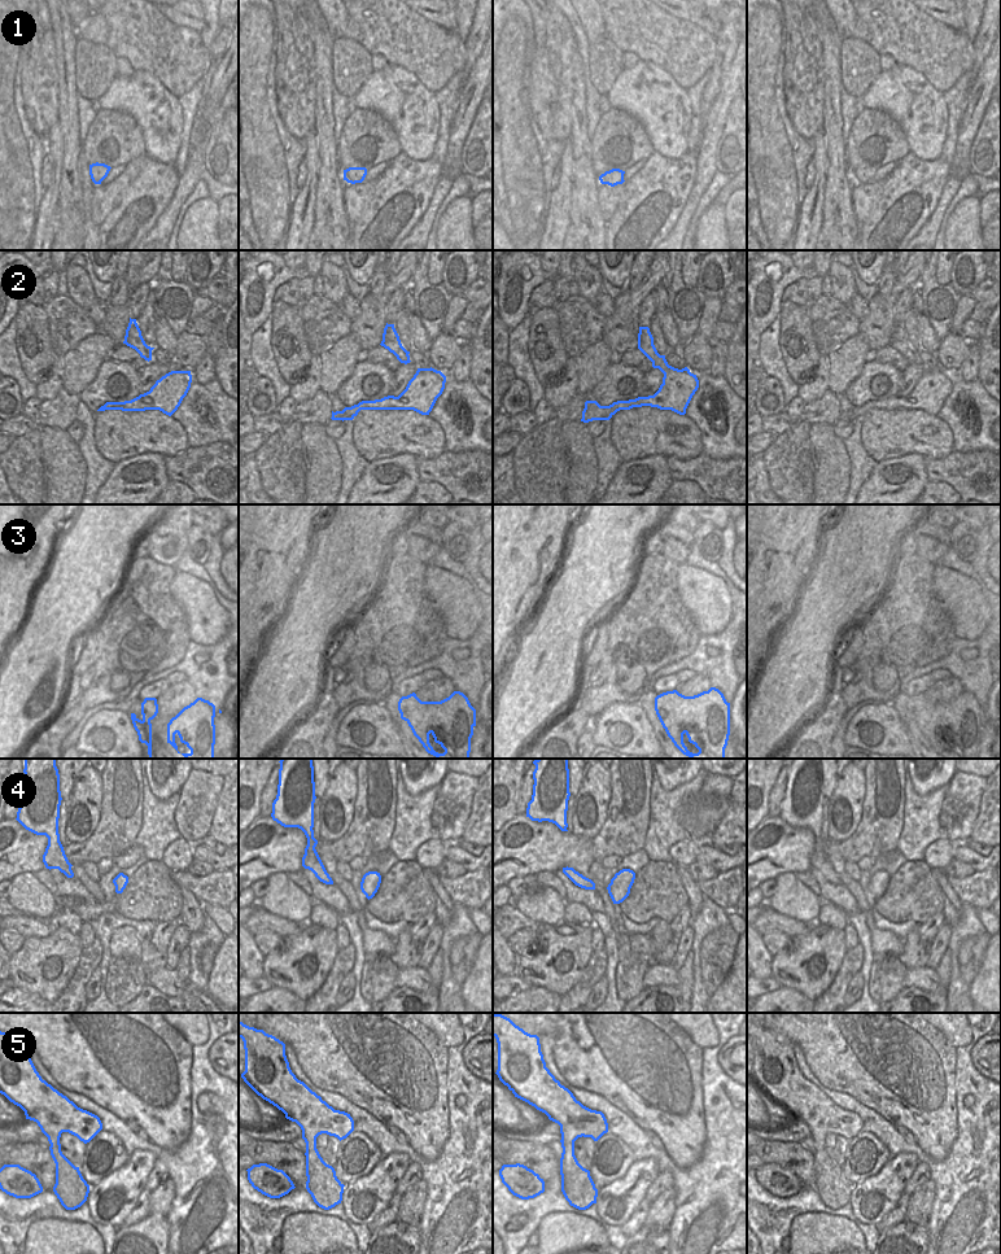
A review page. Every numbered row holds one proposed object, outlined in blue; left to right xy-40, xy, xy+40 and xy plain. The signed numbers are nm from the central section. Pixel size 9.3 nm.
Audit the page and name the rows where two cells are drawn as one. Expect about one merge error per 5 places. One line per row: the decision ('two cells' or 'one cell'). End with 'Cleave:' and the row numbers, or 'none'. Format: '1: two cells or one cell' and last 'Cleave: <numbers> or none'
1: one cell
2: two cells
3: one cell
4: one cell
5: one cell
Cleave: 2

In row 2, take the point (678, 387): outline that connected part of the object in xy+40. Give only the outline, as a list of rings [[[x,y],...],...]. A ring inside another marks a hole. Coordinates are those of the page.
[[[639,327],[638,349],[652,362],[654,368],[659,368],[664,373],[663,384],[654,396],[617,401],[612,403],[612,408],[617,412],[633,407],[651,406],[685,415],[692,396],[699,388],[696,375],[691,373],[687,367],[678,370],[669,366],[665,355],[657,353],[648,327]]]

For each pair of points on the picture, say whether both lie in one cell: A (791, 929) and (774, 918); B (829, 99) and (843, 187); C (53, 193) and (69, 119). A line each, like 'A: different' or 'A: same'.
A: same
B: same
C: different

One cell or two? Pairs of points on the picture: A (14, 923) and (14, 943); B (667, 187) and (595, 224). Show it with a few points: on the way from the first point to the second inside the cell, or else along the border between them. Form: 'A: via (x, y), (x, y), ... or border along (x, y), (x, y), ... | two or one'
A: border along (13, 930), (26, 938) | two
B: border along (604, 223), (606, 236) | two

